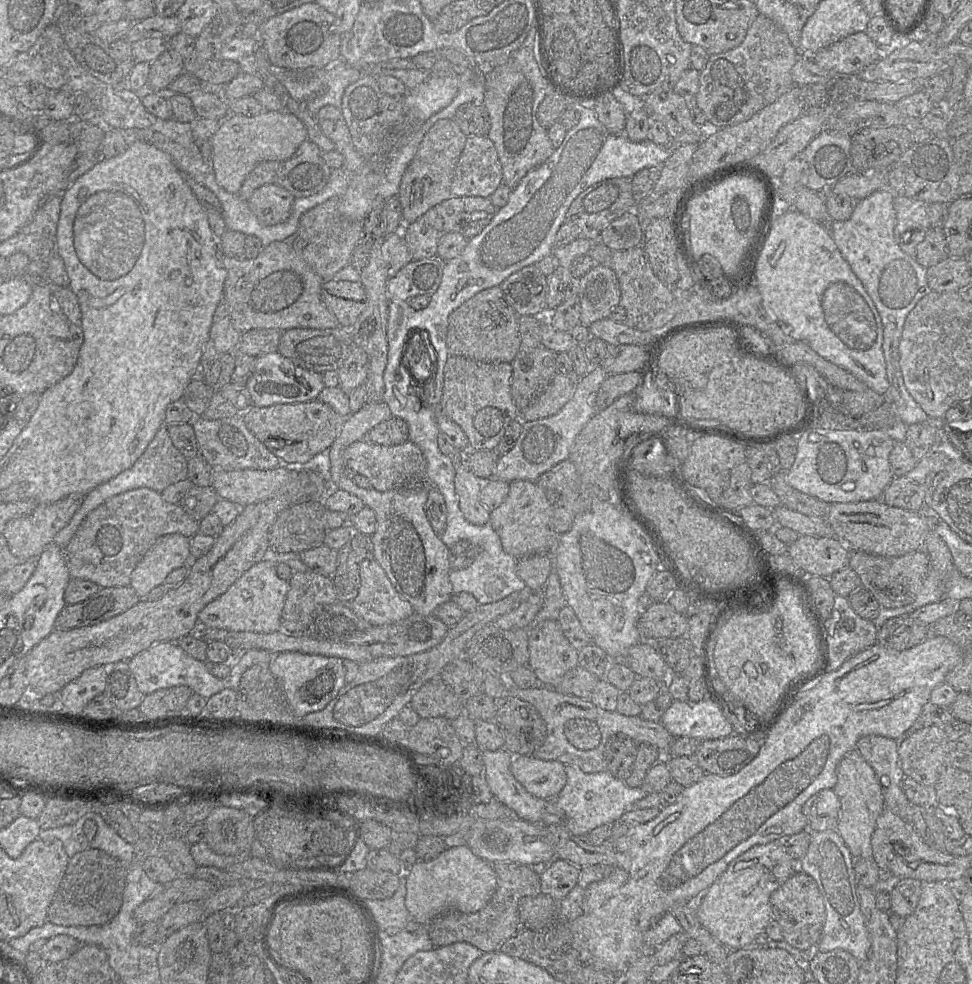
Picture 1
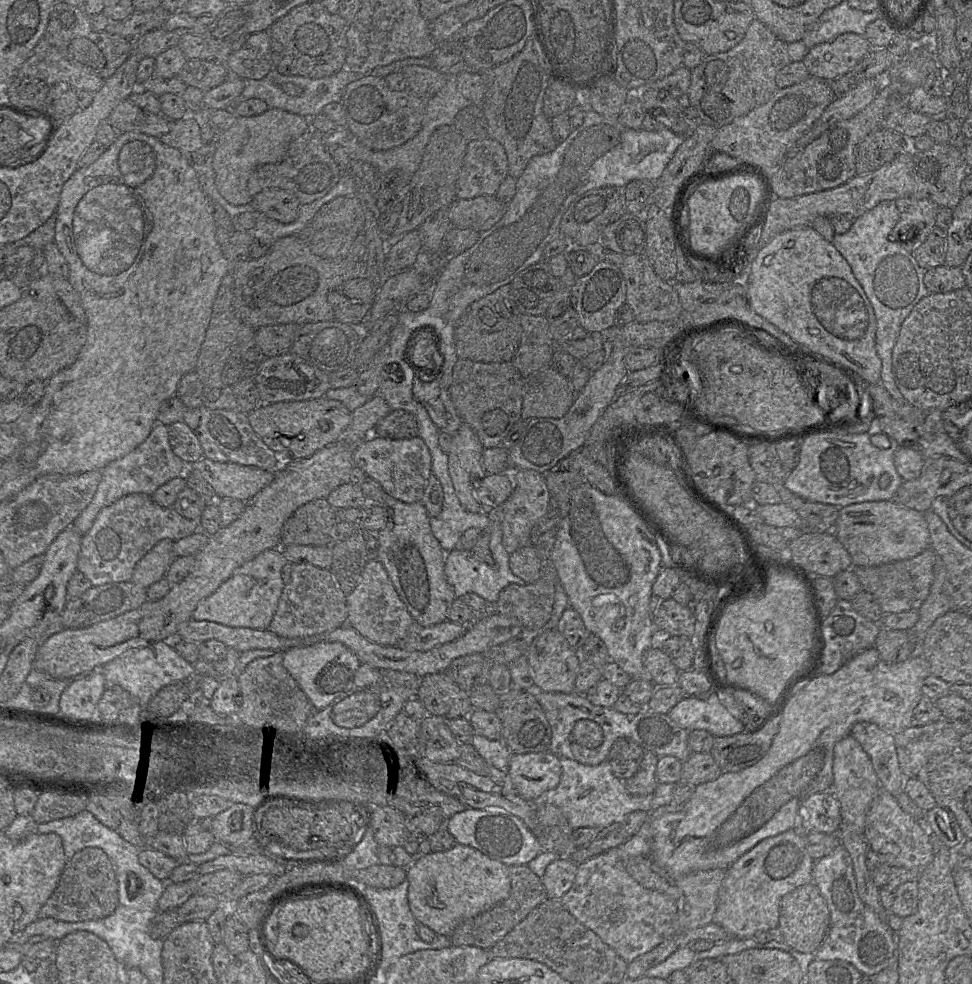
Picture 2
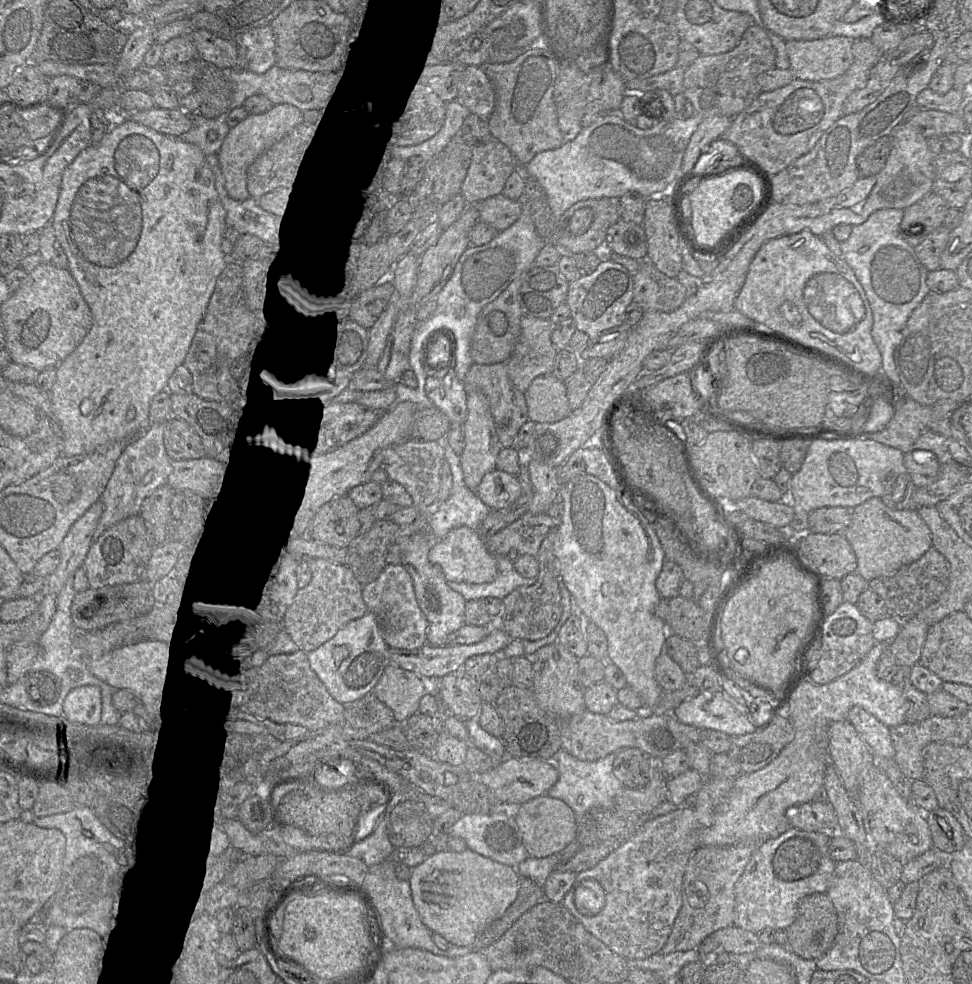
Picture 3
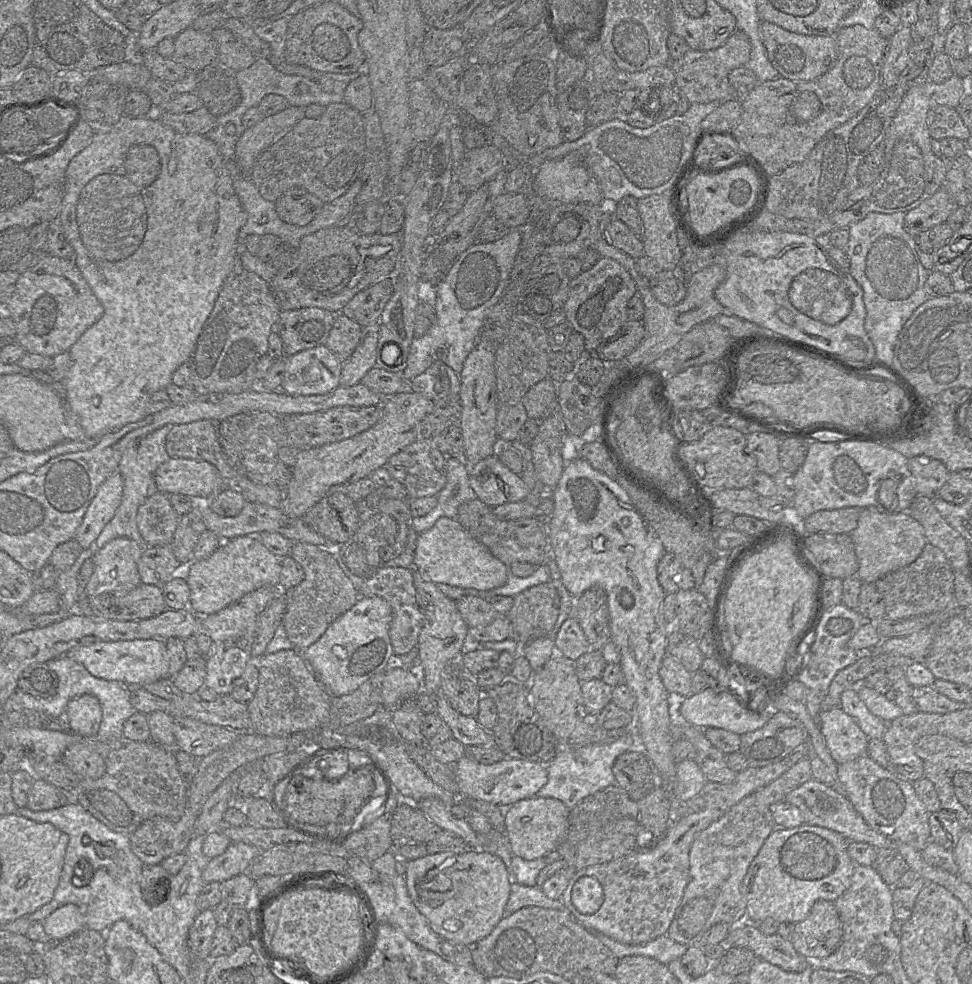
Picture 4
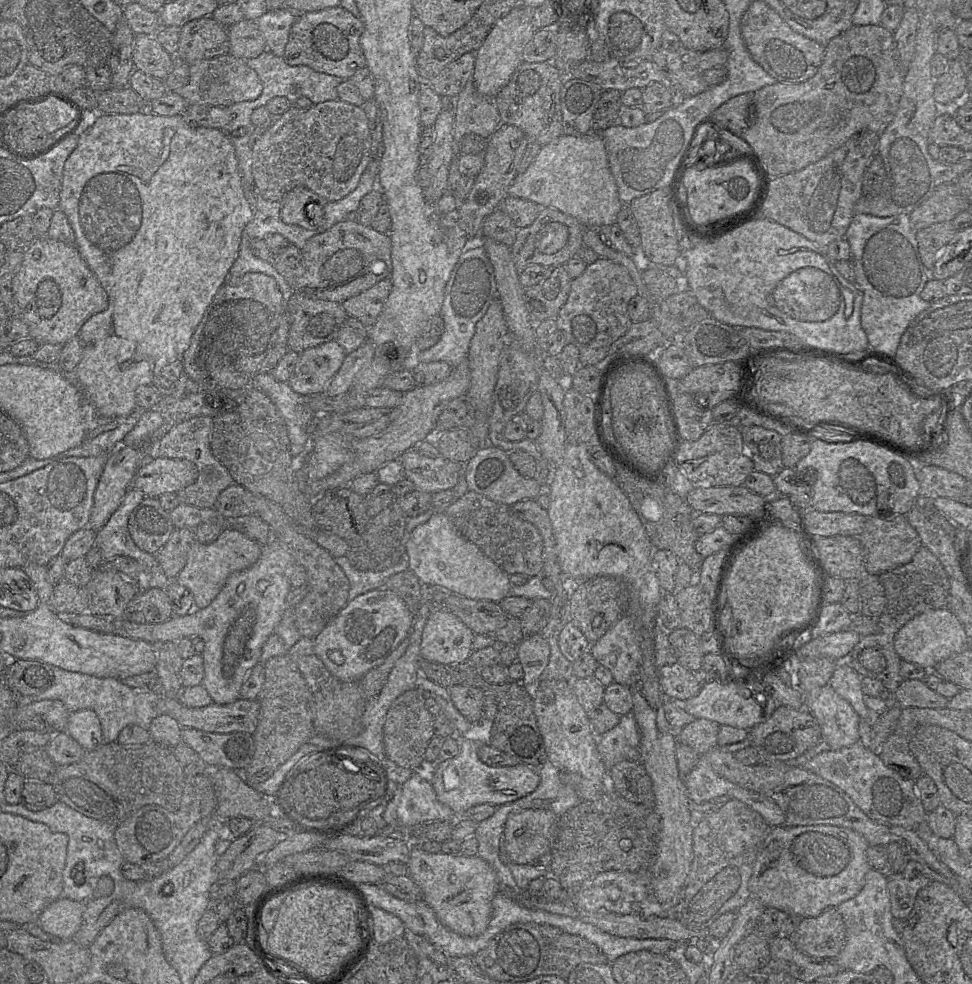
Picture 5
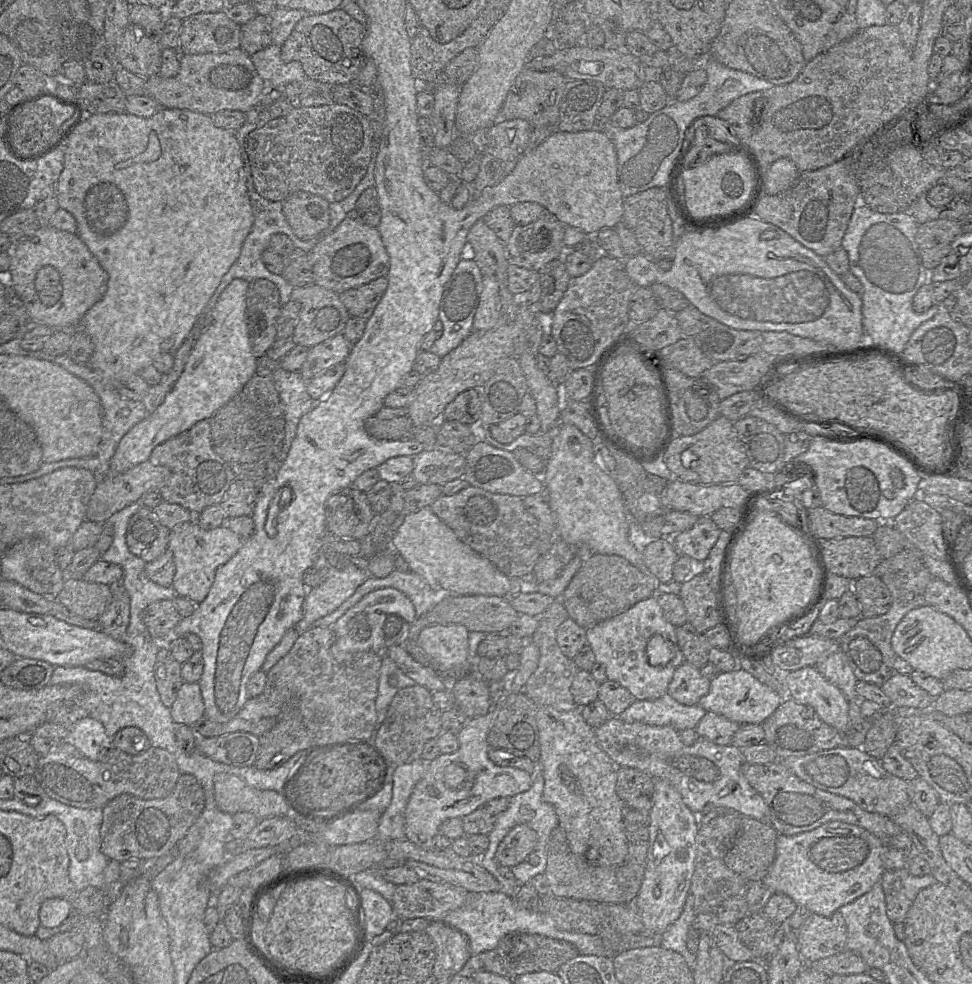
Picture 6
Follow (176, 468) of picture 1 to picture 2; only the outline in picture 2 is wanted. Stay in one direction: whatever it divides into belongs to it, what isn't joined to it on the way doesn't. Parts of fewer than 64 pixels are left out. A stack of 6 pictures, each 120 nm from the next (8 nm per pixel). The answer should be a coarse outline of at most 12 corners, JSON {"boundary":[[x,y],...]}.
{"boundary":[[168,426],[102,469],[73,527],[130,494],[151,495],[189,465],[171,450]]}

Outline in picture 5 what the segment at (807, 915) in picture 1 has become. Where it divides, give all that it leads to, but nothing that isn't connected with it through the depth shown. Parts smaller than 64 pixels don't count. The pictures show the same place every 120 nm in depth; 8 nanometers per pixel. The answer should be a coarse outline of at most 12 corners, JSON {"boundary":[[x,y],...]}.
{"boundary":[[837,907],[806,917],[791,936],[798,950],[835,958],[846,941]]}

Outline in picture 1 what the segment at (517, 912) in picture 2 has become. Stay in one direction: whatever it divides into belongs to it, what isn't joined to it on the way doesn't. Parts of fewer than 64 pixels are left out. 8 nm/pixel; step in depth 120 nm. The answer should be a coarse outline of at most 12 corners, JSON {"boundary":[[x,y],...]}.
{"boundary":[[491,863],[497,887],[475,913],[428,925],[434,947],[497,951],[521,928],[518,904],[541,893],[528,865]]}

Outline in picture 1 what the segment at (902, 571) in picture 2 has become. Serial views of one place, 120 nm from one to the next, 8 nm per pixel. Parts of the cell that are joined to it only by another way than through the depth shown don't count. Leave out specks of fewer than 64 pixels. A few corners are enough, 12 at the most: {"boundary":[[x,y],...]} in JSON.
{"boundary":[[925,550],[899,557],[850,551],[849,567],[881,607],[911,604]]}

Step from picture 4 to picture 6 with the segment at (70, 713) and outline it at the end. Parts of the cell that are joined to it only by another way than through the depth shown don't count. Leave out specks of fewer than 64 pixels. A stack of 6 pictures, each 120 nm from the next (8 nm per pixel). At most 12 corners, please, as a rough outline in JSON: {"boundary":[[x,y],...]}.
{"boundary":[[87,716],[69,728],[66,741],[100,761],[112,748],[103,724]]}

